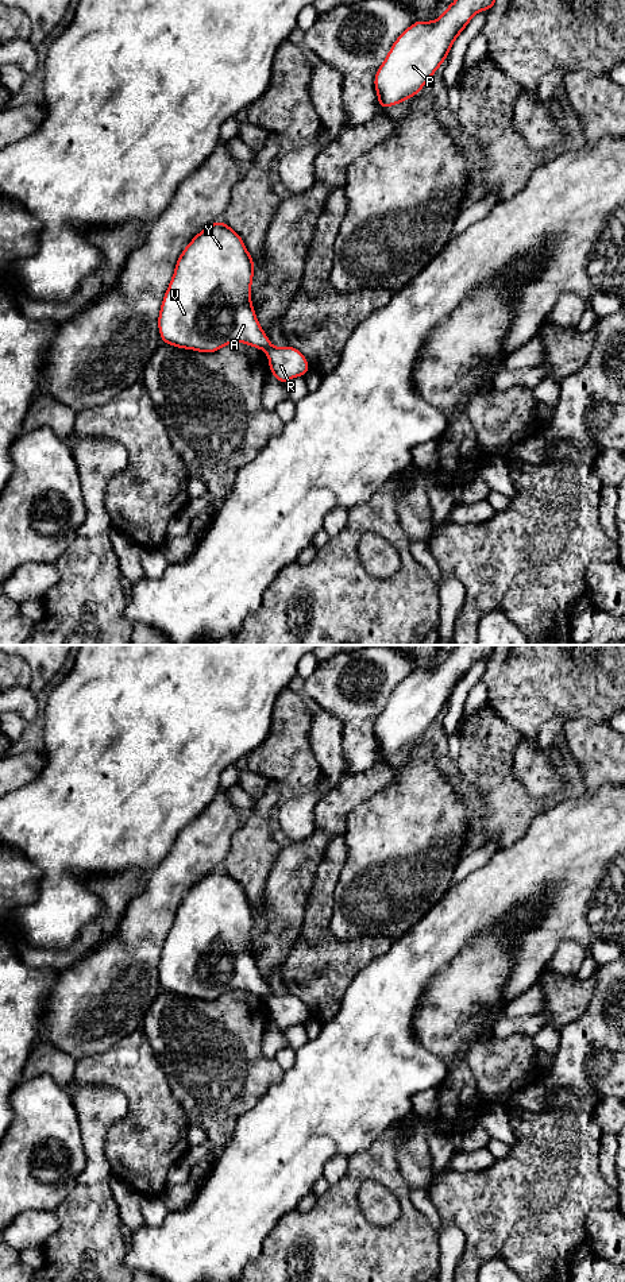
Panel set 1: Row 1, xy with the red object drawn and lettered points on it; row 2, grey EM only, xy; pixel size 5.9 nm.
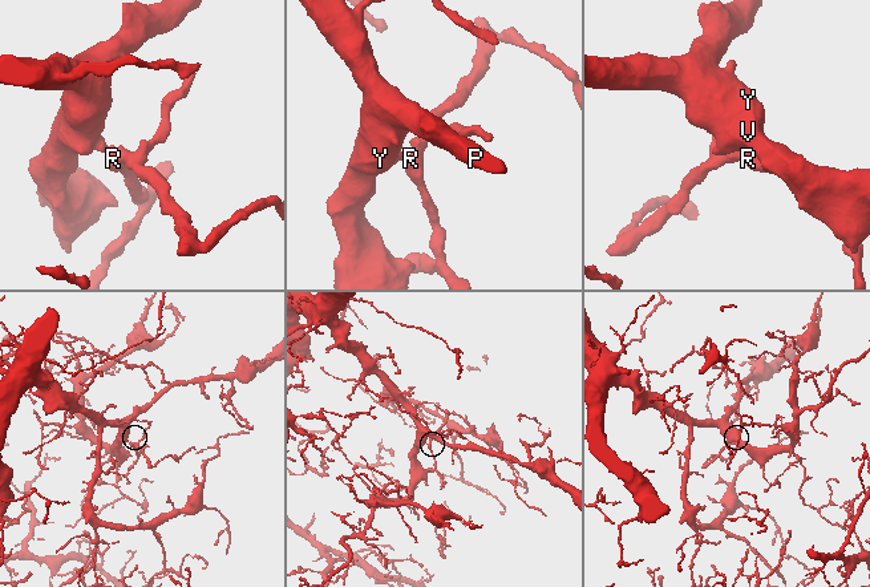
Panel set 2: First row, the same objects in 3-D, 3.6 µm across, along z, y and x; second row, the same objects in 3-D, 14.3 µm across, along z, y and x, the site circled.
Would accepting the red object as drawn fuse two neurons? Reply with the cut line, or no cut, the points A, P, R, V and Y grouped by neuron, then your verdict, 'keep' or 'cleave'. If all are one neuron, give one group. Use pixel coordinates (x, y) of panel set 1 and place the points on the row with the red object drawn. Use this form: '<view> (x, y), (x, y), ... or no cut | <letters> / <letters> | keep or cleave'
xy (270, 344), (266, 351) | A P V Y / R | cleave

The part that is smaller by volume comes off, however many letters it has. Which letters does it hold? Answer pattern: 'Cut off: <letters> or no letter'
Cut off: R

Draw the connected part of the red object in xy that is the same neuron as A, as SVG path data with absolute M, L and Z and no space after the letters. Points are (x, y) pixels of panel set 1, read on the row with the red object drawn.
M220 220L204 228L181 252L163 296L158 316L162 341L205 354L232 343L246 343L267 352L270 339L251 304L252 278L254 258L243 239Z

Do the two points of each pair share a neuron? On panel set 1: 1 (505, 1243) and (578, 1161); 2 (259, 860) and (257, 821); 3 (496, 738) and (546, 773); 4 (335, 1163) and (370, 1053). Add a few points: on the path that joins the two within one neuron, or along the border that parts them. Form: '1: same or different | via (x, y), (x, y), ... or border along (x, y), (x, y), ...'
1: same | via (516, 1223), (558, 1181)
2: same | via (257, 850), (257, 830)
3: different | border along (508, 722), (521, 737), (513, 769), (521, 784)
4: different | border along (348, 1158), (334, 1155), (325, 1163), (321, 1176)

